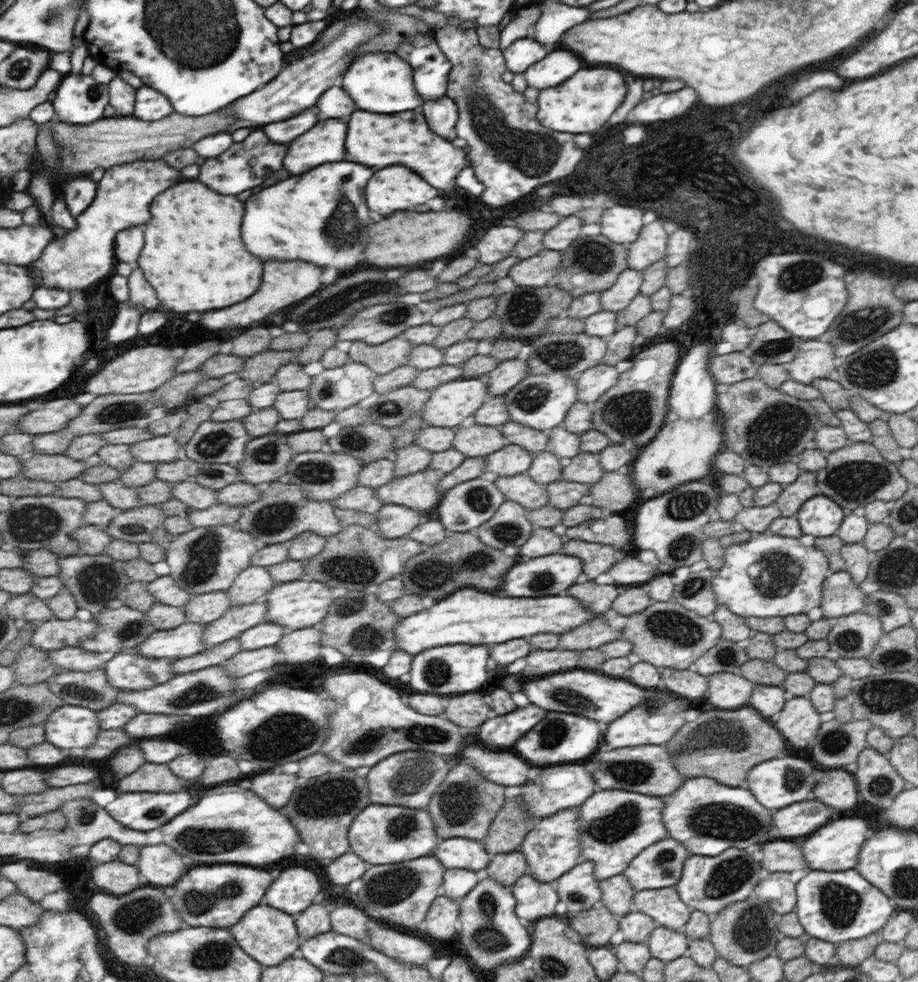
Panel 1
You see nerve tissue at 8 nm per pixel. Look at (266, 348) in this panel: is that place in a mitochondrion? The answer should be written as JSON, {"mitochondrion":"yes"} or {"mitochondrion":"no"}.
{"mitochondrion":"no"}

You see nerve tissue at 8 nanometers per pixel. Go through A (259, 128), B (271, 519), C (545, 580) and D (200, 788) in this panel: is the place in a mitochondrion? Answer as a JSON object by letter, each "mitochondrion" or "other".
{"A":"other","B":"mitochondrion","C":"mitochondrion","D":"other"}

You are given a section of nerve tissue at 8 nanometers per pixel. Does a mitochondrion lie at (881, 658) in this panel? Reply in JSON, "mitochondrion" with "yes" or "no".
{"mitochondrion":"yes"}

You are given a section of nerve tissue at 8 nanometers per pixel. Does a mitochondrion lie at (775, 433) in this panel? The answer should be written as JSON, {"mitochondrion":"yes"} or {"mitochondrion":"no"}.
{"mitochondrion":"yes"}

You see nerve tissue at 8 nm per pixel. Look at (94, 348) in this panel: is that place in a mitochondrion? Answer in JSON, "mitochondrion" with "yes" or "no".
{"mitochondrion":"no"}

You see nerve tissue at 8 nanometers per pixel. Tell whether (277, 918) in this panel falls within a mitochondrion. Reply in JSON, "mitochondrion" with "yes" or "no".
{"mitochondrion":"no"}

